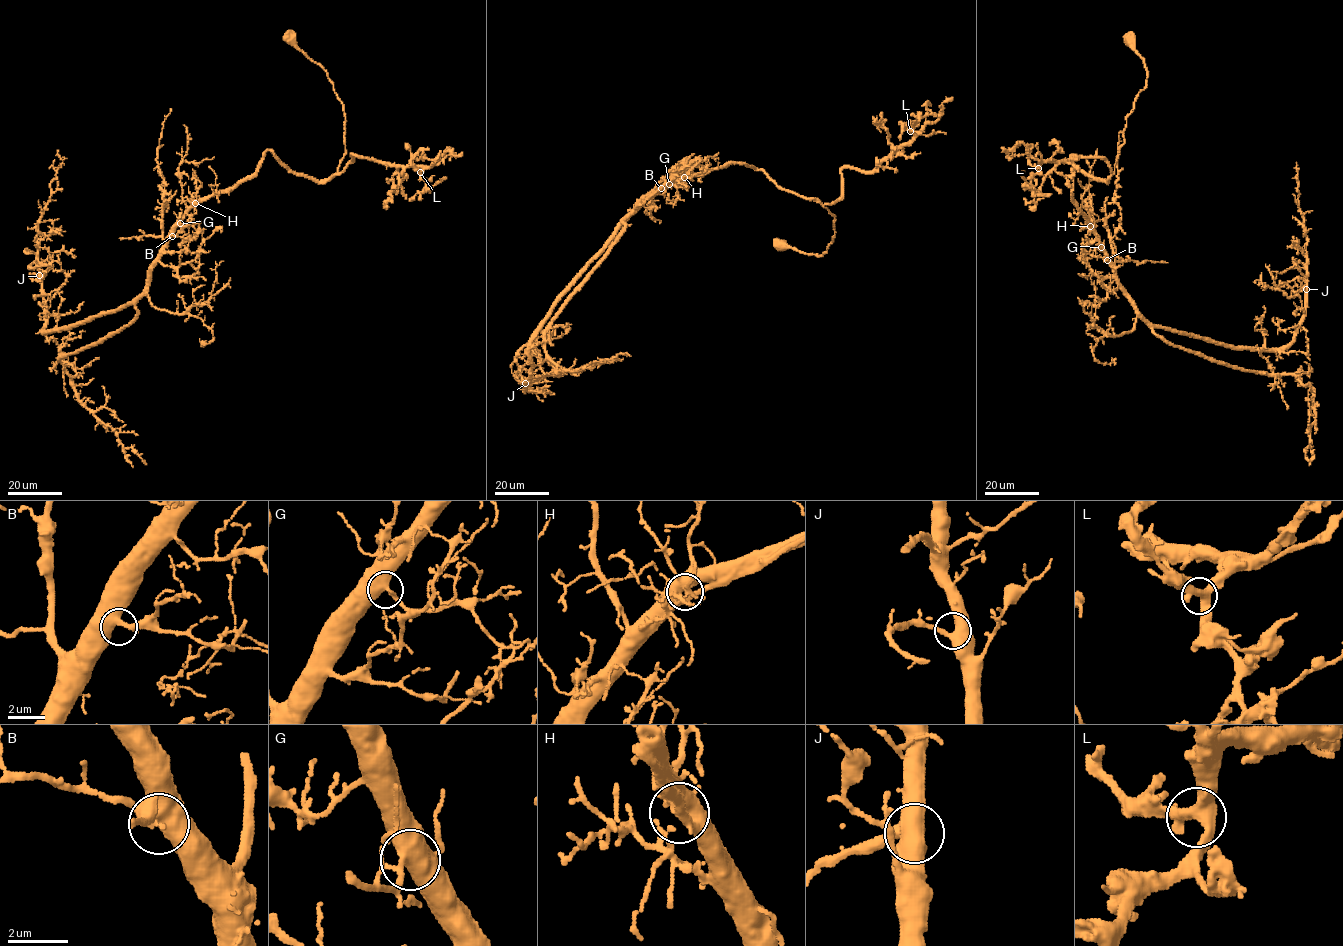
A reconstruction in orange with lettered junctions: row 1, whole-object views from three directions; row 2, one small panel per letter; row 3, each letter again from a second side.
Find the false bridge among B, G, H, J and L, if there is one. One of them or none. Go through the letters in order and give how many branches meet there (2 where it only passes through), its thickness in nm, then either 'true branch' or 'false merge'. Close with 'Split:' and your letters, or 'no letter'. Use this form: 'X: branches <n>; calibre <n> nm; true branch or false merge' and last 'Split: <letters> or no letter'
B: branches 3; calibre 400 nm; true branch
G: branches 3; calibre 420 nm; true branch
H: branches 3; calibre 480 nm; true branch
J: branches 3; calibre 480 nm; true branch
L: branches 3; calibre 400 nm; true branch
Split: no letter

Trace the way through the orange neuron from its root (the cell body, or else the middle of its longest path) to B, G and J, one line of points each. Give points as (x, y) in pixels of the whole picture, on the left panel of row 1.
B: (291, 37), (343, 105), (337, 172), (314, 180), (267, 150), (253, 174), (199, 200), (172, 236)
G: (291, 37), (343, 105), (337, 172), (314, 180), (267, 150), (253, 174), (199, 200), (180, 223)
J: (291, 37), (343, 105), (334, 174), (267, 150), (188, 211), (135, 301), (84, 323), (43, 331), (39, 275)

